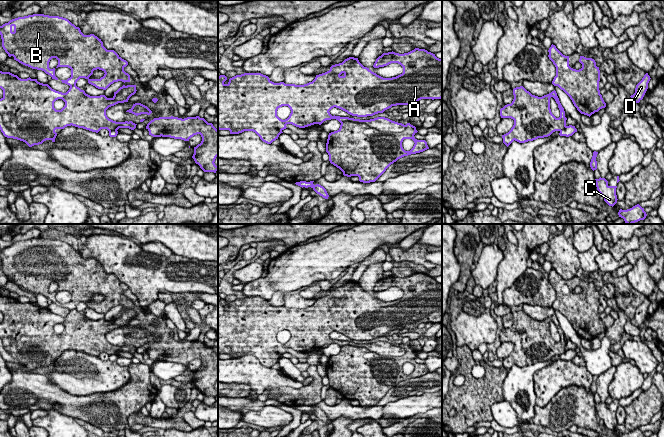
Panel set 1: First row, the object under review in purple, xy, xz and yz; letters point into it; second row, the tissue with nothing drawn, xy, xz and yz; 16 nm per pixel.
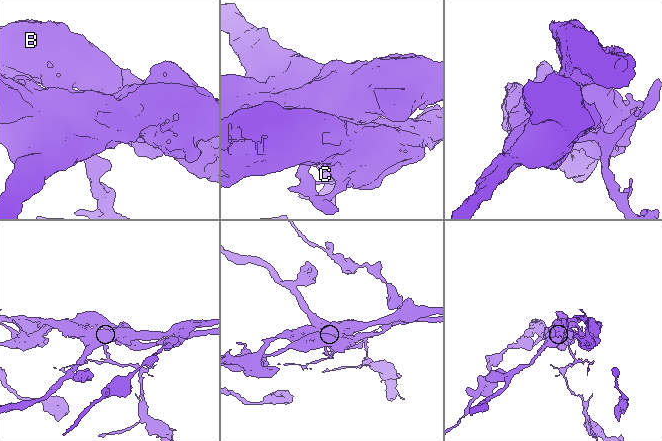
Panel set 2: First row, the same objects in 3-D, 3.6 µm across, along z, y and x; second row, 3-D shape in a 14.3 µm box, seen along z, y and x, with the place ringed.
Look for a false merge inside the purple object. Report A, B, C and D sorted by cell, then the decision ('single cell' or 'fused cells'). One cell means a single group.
A / B C D | fused cells

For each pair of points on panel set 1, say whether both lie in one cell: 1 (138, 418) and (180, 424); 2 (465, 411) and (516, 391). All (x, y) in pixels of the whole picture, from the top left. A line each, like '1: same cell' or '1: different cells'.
1: same cell
2: different cells

